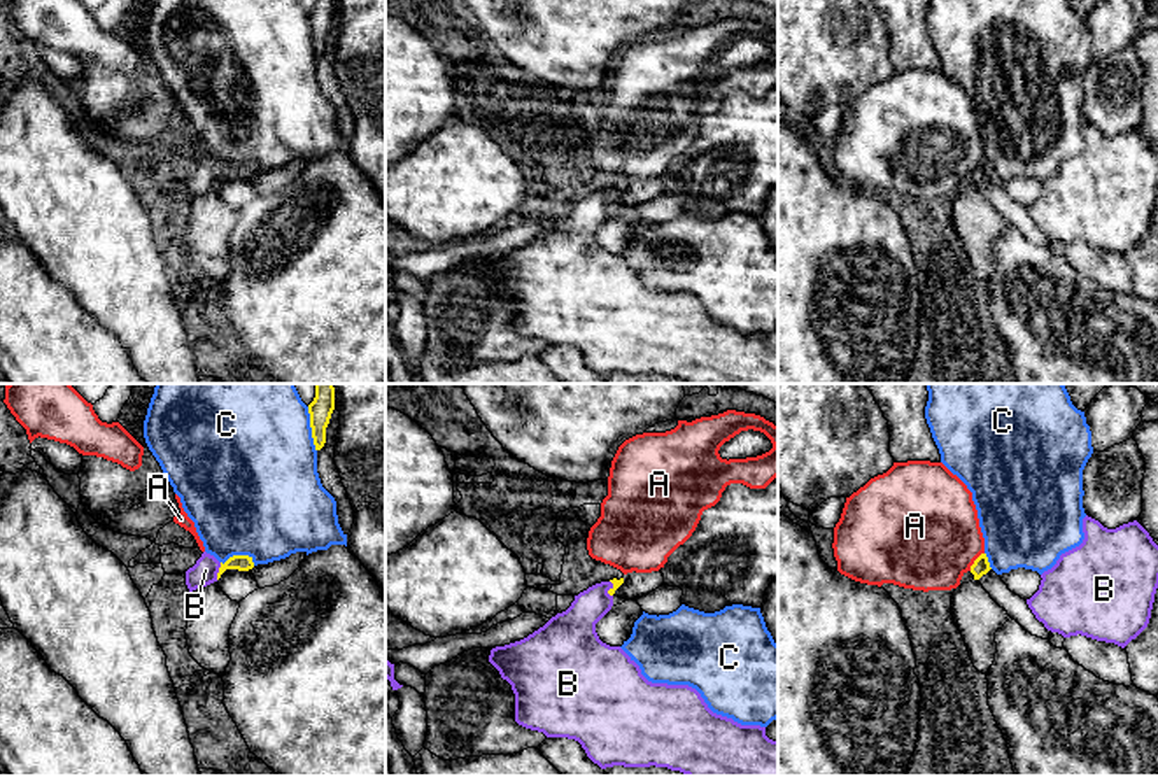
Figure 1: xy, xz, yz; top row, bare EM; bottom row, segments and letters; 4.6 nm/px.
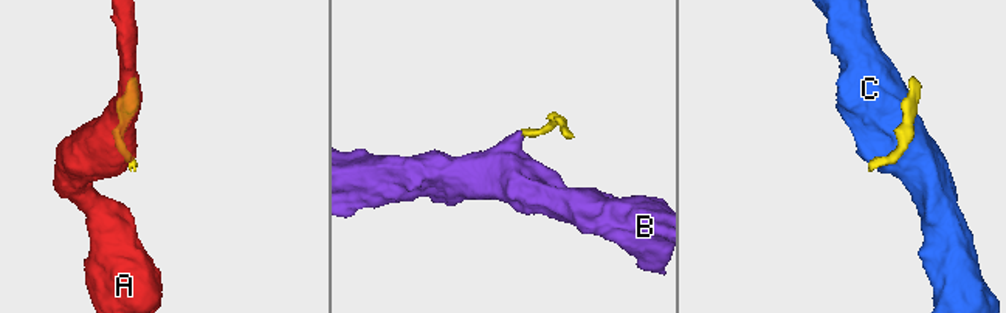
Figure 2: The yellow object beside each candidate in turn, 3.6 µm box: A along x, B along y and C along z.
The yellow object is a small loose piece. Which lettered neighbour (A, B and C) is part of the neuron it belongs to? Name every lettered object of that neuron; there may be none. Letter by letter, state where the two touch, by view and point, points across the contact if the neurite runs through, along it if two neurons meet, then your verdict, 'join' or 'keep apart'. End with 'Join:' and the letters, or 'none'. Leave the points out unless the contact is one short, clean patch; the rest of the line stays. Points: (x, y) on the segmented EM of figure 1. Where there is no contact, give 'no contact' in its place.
A: meets yellow in yz at (974, 561); keep apart
B: meets yellow in xy at (219, 571); runs through xy (242, 563), (226, 564), (219, 571), (205, 570); join
C: meets yellow in xy at (312, 430); keep apart
Join: B

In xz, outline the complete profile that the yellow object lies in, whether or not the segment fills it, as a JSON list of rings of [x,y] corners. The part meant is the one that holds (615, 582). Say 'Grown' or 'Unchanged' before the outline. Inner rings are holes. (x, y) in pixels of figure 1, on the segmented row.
Grown. [[[613,578],[589,587],[575,596],[566,611],[552,617],[527,638],[491,650],[489,662],[515,694],[515,722],[547,737],[578,741],[601,769],[655,765],[687,776],[778,776],[778,741],[766,736],[766,727],[741,725],[713,713],[701,694],[688,685],[648,681],[620,646],[610,646],[599,639],[596,624],[611,610],[613,594],[622,583],[624,578]]]

